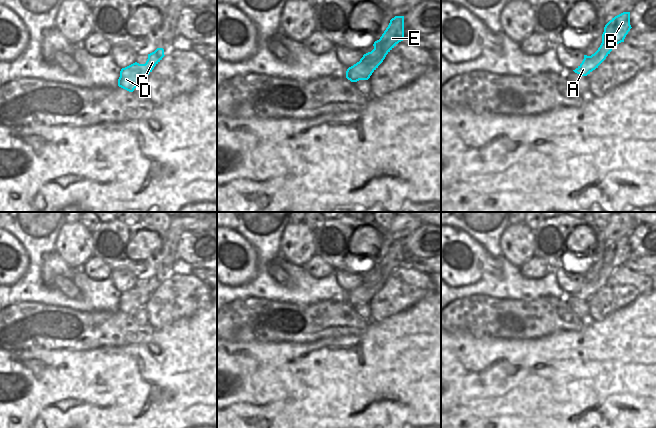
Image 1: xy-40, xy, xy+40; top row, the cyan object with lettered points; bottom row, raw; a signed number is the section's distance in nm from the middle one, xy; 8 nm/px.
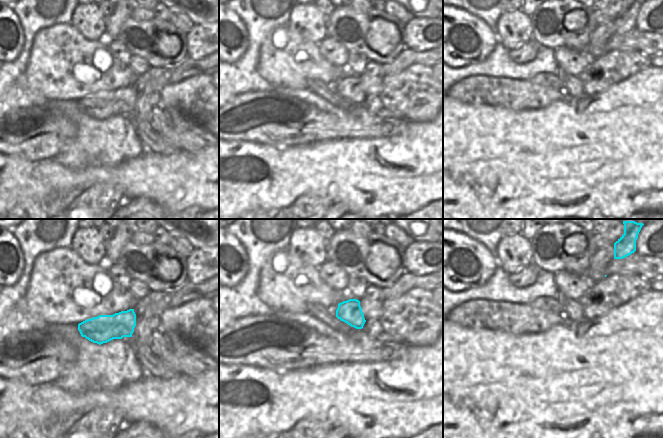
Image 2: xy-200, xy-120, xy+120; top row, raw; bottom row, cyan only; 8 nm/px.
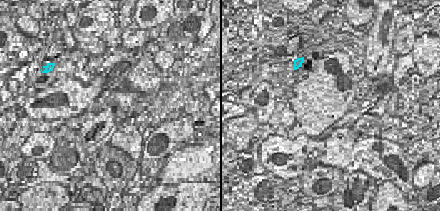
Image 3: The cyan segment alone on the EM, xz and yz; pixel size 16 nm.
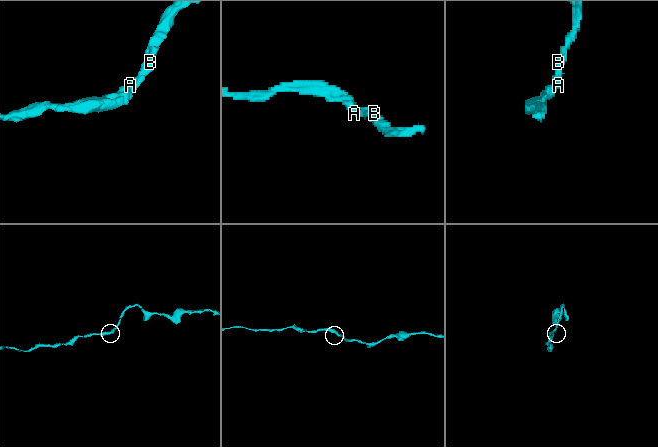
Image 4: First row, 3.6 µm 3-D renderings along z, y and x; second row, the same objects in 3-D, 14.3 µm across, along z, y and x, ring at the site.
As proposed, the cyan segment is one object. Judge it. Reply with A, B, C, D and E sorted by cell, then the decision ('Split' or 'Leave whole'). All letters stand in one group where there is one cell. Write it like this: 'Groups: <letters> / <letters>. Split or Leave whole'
Groups: A B C D E. Leave whole.

